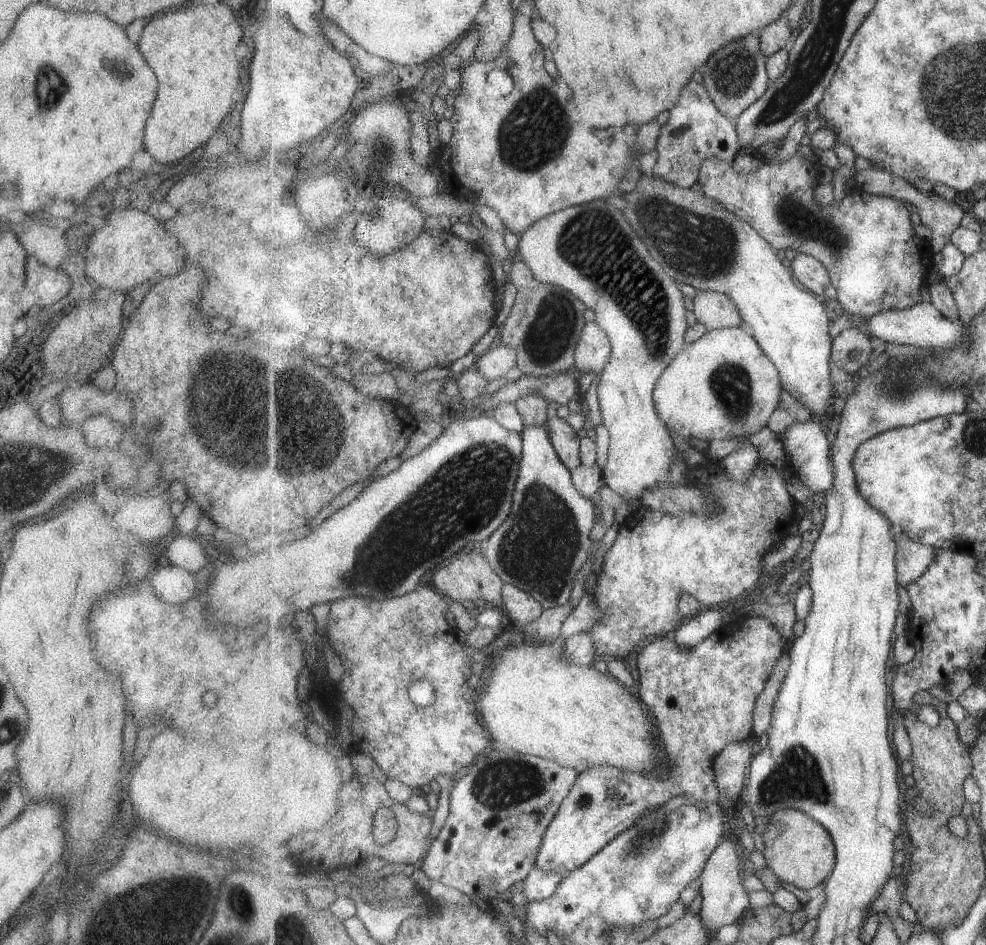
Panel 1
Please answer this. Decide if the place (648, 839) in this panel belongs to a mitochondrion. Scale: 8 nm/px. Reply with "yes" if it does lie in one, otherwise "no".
yes

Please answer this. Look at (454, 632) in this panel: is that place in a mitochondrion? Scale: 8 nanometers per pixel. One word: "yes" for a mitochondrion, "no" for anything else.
no

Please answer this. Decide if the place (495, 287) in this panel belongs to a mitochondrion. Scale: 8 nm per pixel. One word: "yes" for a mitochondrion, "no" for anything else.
no

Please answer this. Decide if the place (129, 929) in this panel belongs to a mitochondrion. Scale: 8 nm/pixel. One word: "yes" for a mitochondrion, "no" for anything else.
yes

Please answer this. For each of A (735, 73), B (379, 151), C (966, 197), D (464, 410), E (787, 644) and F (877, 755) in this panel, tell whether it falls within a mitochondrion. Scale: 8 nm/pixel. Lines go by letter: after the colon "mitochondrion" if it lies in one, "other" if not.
A: mitochondrion
B: mitochondrion
C: other
D: other
E: other
F: other

